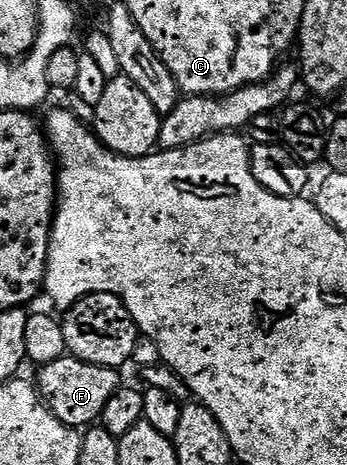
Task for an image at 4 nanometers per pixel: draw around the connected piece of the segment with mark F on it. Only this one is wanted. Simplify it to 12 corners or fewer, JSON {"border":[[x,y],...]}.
{"border":[[70,355],[42,366],[39,396],[78,430],[102,418],[120,370]]}

